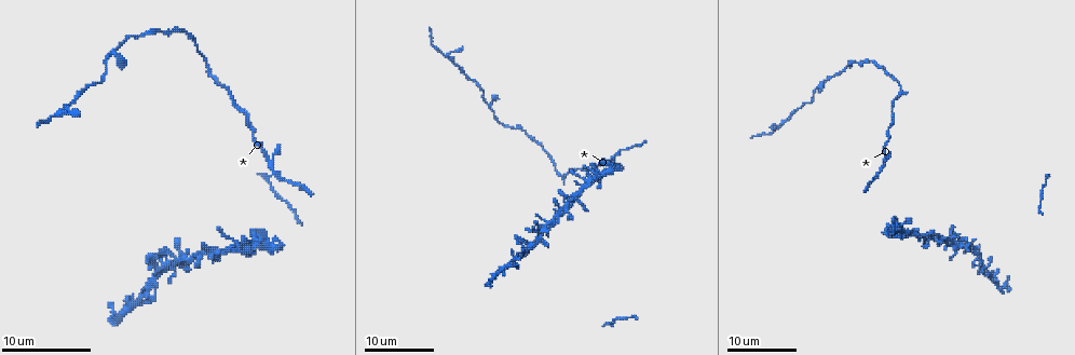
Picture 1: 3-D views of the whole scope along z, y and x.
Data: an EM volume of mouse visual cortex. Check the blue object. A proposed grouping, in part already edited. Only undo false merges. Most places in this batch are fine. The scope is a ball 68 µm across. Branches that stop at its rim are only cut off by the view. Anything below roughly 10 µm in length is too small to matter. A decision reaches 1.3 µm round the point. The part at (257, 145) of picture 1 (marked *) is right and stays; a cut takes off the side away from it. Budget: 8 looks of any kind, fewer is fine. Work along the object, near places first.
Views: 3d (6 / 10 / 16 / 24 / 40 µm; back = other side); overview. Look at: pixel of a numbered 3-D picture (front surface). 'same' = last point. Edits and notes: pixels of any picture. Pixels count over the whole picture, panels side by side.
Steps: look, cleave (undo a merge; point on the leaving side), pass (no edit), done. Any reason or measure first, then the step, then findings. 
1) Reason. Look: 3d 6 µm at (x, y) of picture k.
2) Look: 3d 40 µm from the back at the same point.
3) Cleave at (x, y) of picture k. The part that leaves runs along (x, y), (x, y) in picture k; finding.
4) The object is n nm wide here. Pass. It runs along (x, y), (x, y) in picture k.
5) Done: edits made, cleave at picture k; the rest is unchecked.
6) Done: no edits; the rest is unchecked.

Three-way junction. Look: 3d 24 µm at (538, 241) of picture 1.

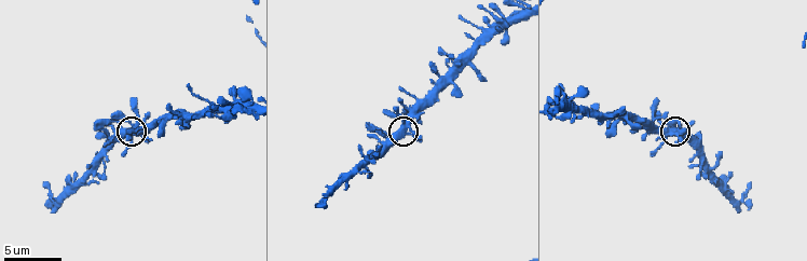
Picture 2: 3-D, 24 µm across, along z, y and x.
Look: 3d 10 µm at (405, 132) of picture 2.

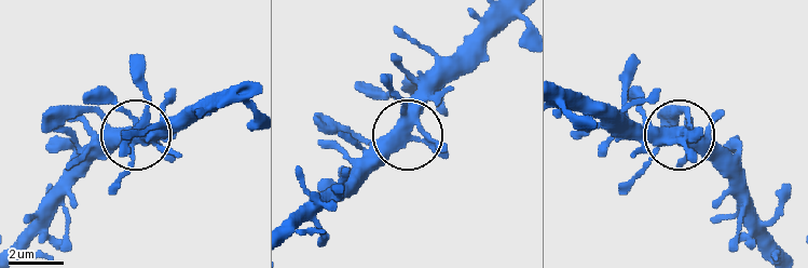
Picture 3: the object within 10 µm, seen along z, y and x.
Pass. One neuron here.

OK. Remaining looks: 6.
Look: 3d 24 µm at (554, 165) of picture 1.

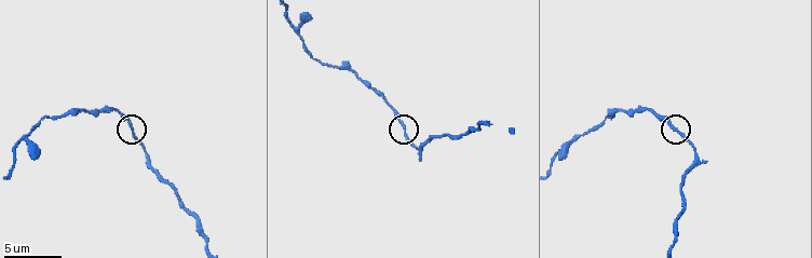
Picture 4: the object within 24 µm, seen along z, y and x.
Look: 3d 6 µm at (673, 129) of picture 4.

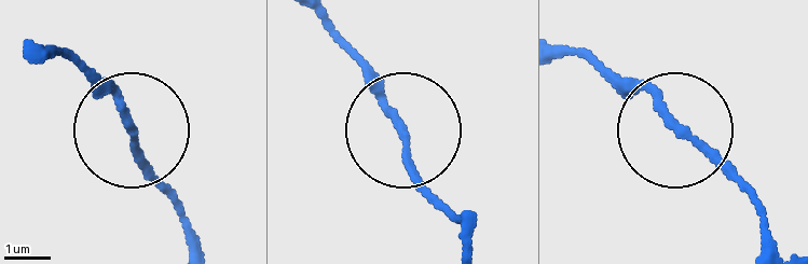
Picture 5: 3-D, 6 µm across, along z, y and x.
The object is 160 nm wide here. Pass. It runs along (195, 245), (145, 171), (122, 106), (71, 52) in picture 5; one neuron here.

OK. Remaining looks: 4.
Narrows sharply. Look: 3d 10 µm at (360, 77) of picture 4.

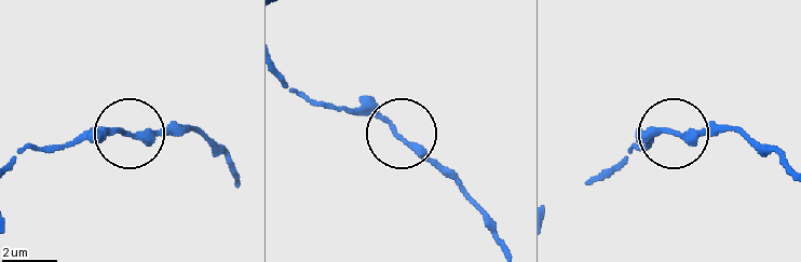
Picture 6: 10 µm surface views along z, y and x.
Pass. It runs along (508, 251), (483, 210), (392, 126), (339, 108) in picture 6; one neuron here.

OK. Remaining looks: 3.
Sudden change in width. Look: 3d 24 µm at (65, 106) of picture 1.

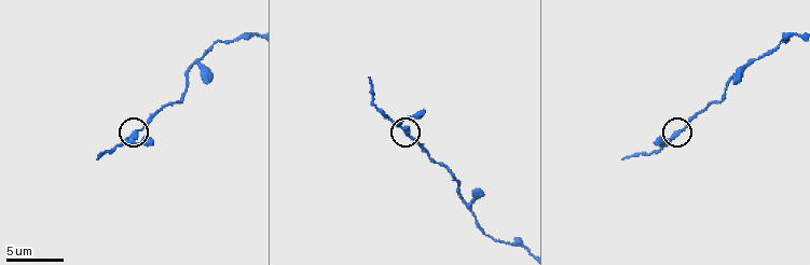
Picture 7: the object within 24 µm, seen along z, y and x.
Look: 3d 10 µm at (408, 130) of picture 7.

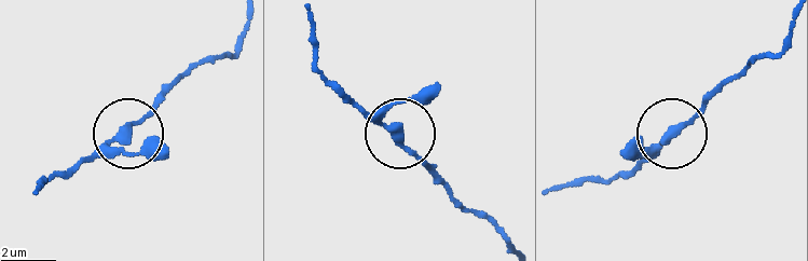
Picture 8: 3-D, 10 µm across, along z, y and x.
Pass. It runs along (245, 35), (236, 53), (202, 62), (71, 170) in picture 8; one neuron here.

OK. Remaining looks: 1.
Done: no edits; the rest is unchecked.

